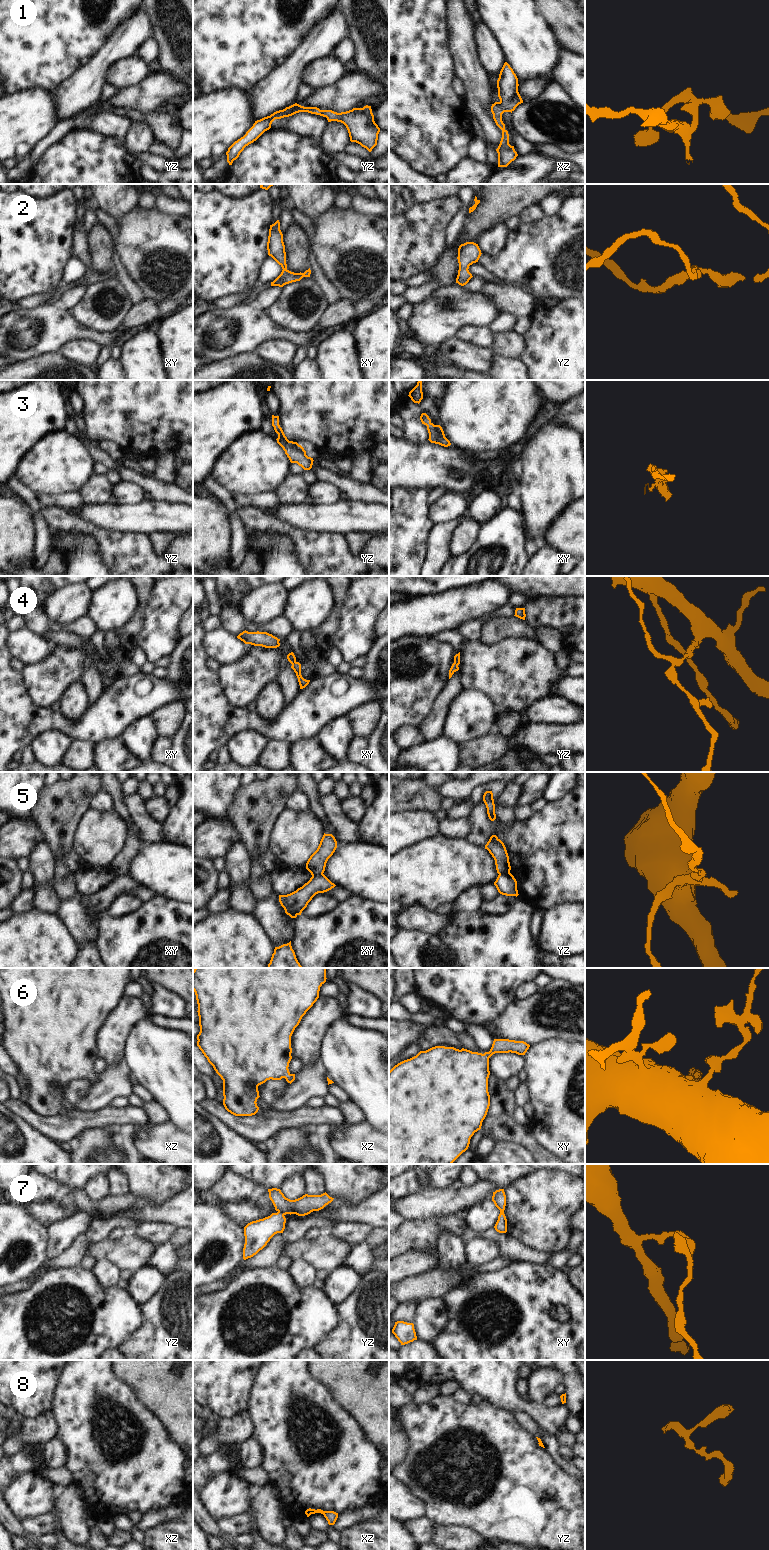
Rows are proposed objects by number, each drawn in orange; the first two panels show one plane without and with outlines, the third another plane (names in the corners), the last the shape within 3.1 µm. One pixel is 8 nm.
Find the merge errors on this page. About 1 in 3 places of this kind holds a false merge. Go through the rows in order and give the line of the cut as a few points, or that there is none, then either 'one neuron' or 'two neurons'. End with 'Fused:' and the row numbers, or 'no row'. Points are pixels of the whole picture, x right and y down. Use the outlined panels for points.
1: no cut; one neuron
2: no cut; one neuron
3: no cut; one neuron
4: no cut; one neuron
5: cut in xy along (322, 873), (312, 876); two neurons
6: no cut; one neuron
7: cut in yz along (278, 1211), (283, 1215); two neurons
8: no cut; one neuron
Fused: 5, 7

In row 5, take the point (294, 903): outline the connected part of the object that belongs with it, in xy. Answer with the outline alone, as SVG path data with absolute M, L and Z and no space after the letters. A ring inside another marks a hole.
M324 874L312 876L307 883L296 891L287 895L279 895L279 902L287 915L296 918L301 915L316 894L327 892L335 886Z

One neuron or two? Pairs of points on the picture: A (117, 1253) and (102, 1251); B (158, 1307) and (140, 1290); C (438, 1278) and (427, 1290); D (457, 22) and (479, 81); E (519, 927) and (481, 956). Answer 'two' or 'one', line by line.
A: one
B: two
C: one
D: one
E: one

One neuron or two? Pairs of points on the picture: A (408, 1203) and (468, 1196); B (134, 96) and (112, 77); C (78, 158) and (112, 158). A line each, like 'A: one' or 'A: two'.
A: one
B: two
C: one

